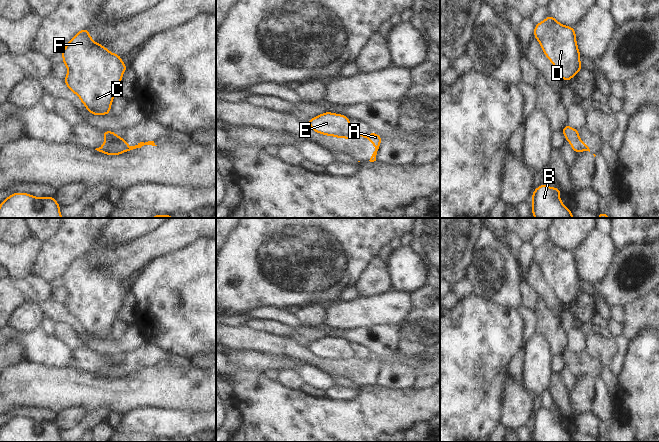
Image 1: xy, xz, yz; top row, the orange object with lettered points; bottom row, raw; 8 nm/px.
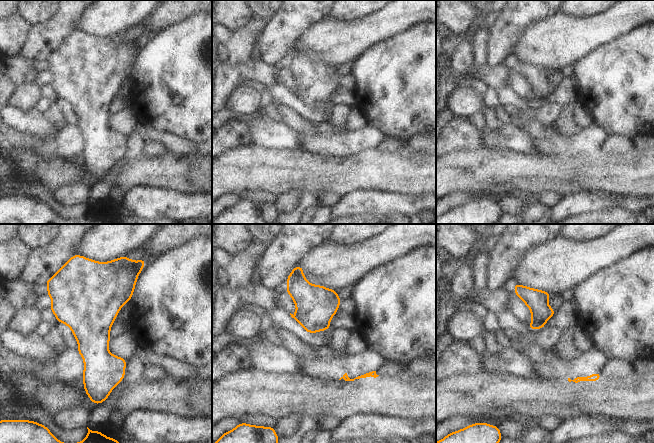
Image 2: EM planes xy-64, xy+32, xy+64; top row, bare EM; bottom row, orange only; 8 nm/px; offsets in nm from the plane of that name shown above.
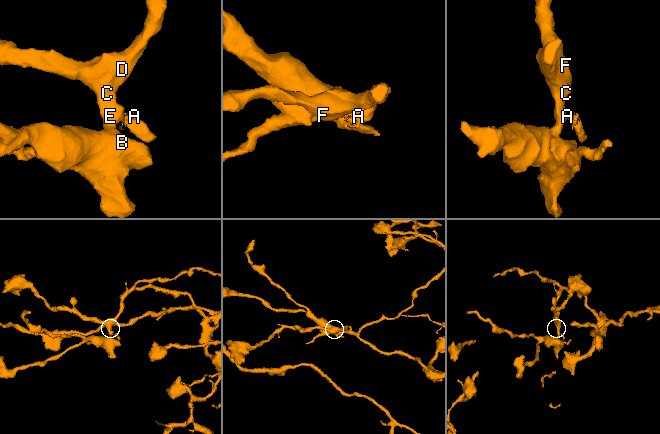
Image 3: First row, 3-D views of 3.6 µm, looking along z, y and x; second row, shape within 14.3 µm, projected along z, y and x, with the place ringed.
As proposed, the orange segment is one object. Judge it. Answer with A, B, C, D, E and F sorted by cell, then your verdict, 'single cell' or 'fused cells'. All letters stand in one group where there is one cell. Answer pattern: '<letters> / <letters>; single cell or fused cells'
A / B C D E F; fused cells

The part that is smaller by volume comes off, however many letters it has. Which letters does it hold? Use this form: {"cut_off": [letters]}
{"cut_off": ["A"]}

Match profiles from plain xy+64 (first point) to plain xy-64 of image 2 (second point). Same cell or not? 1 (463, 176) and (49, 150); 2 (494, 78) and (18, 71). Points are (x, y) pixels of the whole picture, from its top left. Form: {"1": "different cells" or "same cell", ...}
{"1": "different cells", "2": "same cell"}

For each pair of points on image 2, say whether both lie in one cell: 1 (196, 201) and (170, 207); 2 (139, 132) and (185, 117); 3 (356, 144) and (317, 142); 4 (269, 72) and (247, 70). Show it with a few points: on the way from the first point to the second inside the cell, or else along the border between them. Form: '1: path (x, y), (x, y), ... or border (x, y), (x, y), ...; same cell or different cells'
1: path (190, 206), (176, 206); same cell
2: border (137, 123), (152, 125), (157, 130), (175, 135); different cells
3: path (346, 144), (327, 144); same cell
4: path (264, 72), (252, 70); same cell

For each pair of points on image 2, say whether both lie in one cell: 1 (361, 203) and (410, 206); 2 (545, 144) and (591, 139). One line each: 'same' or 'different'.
1: same
2: same

